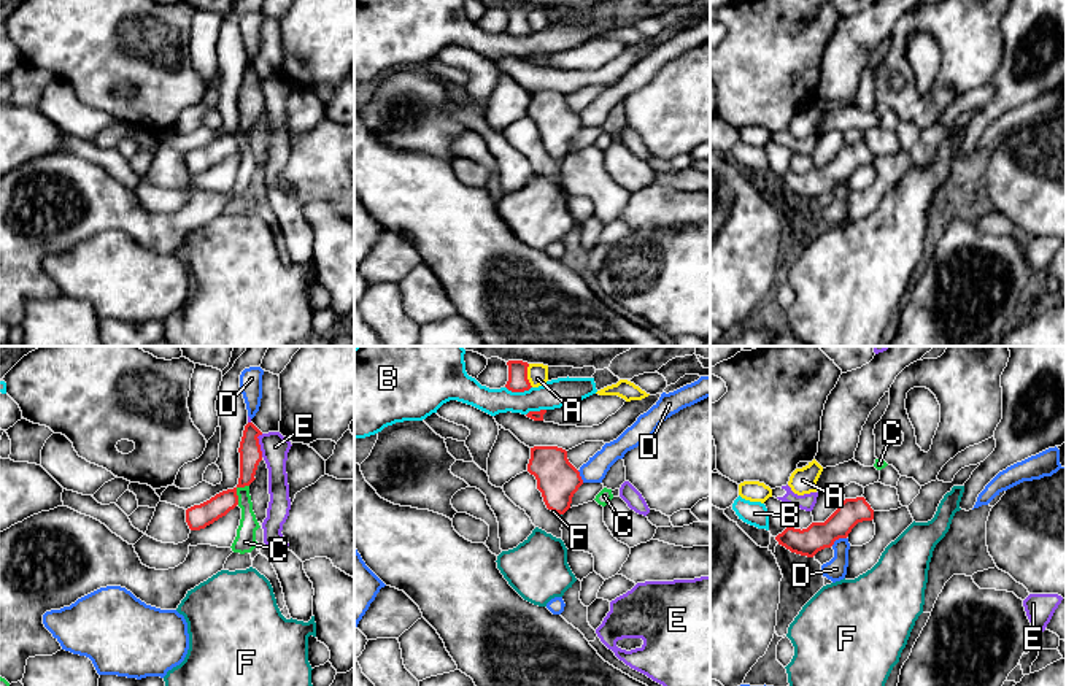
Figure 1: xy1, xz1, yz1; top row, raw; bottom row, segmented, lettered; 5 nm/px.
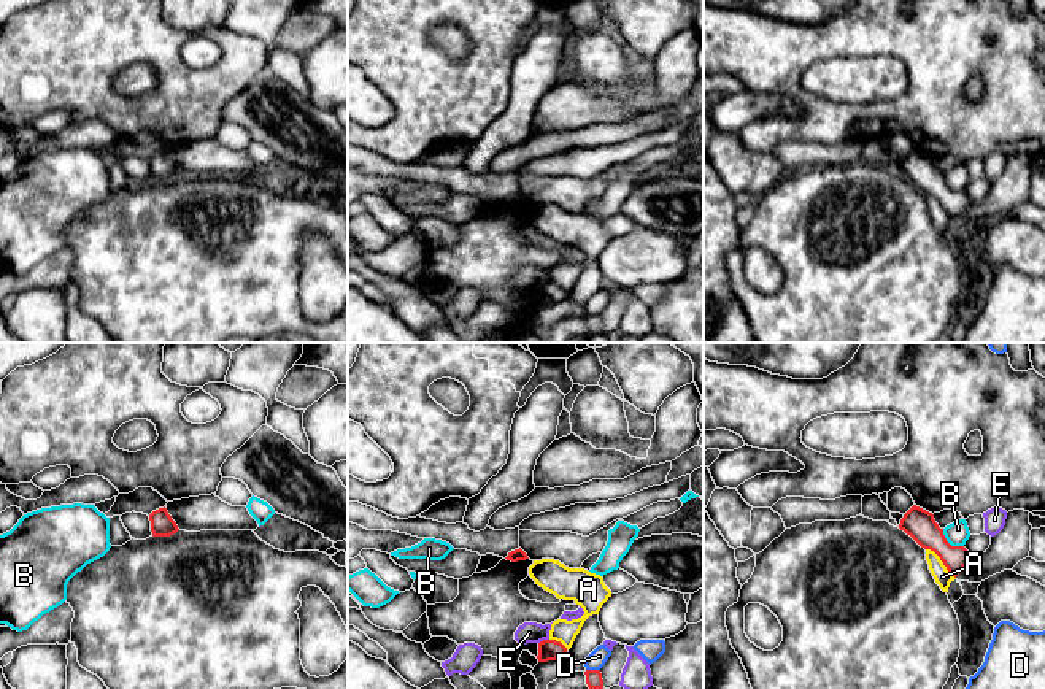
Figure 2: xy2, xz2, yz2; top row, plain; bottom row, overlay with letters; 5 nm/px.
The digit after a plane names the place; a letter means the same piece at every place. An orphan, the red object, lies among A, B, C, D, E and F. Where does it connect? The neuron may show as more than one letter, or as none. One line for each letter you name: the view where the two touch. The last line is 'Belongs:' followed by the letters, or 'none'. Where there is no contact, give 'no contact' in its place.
F: meets red in xz1
Belongs: F

